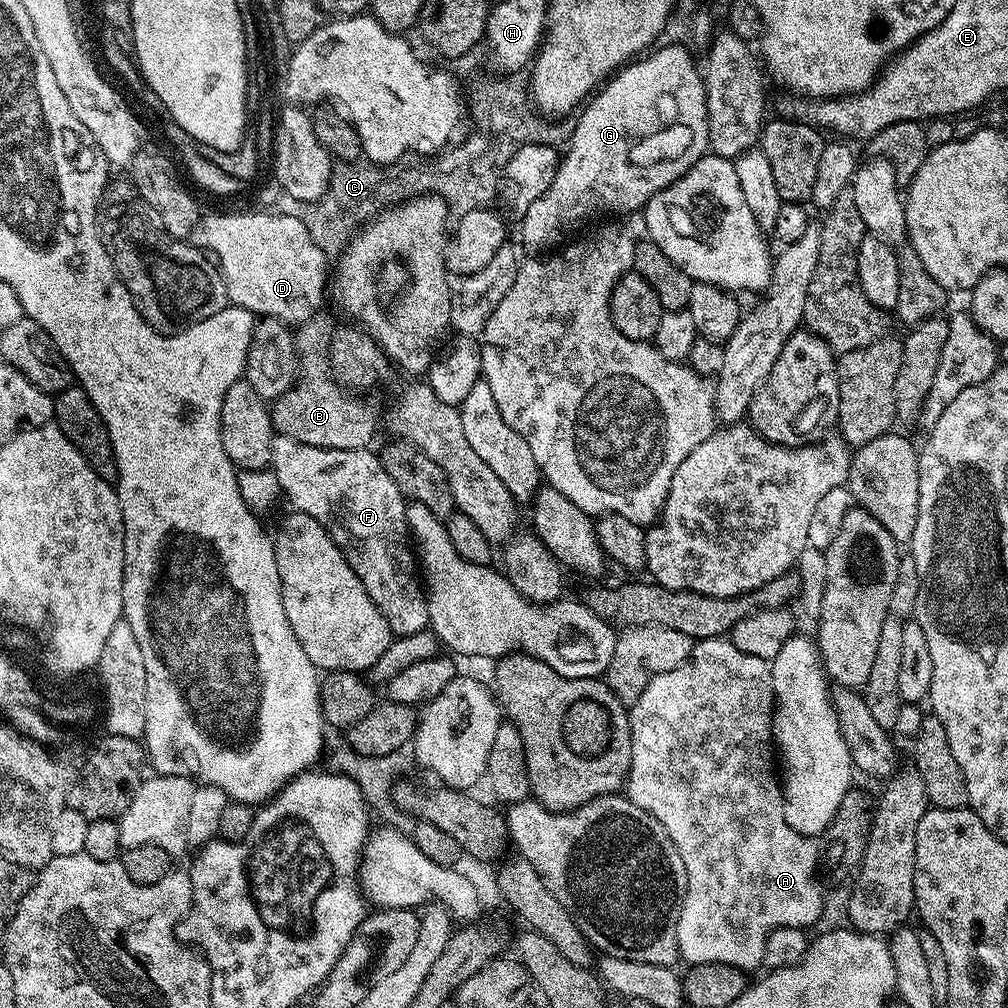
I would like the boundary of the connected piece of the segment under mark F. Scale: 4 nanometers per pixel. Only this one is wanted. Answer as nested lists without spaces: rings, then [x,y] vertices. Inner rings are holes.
[[[277,435],[272,451],[270,468],[276,472],[280,491],[292,503],[297,512],[310,514],[330,534],[330,538],[342,550],[346,562],[358,574],[366,594],[382,610],[386,622],[396,636],[418,634],[429,627],[428,597],[418,575],[418,560],[410,543],[406,522],[406,497],[400,492],[394,479],[383,468],[379,455],[371,447],[358,450],[334,450],[299,444],[288,436]]]

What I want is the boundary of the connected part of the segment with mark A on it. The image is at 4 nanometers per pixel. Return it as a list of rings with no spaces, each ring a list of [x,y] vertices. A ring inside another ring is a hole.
[[[715,636],[709,640],[695,641],[687,662],[674,670],[666,670],[666,674],[655,676],[645,688],[641,688],[640,697],[630,705],[628,721],[632,735],[632,761],[626,781],[626,798],[634,802],[634,806],[658,818],[658,822],[662,822],[666,834],[670,834],[670,842],[678,846],[682,866],[686,866],[682,907],[679,909],[680,917],[677,920],[675,917],[674,920],[680,960],[683,963],[686,962],[685,965],[725,964],[731,968],[739,968],[745,974],[751,973],[751,968],[761,967],[764,964],[768,935],[775,928],[808,930],[824,912],[824,892],[820,889],[819,882],[815,880],[816,868],[818,872],[818,865],[822,860],[818,848],[816,852],[817,841],[811,836],[798,834],[798,830],[794,830],[790,822],[786,822],[782,784],[778,779],[777,769],[774,767],[772,714],[775,702],[771,663],[762,658],[754,658],[754,654],[742,654],[742,650],[738,650],[738,646],[734,646],[731,639]]]

